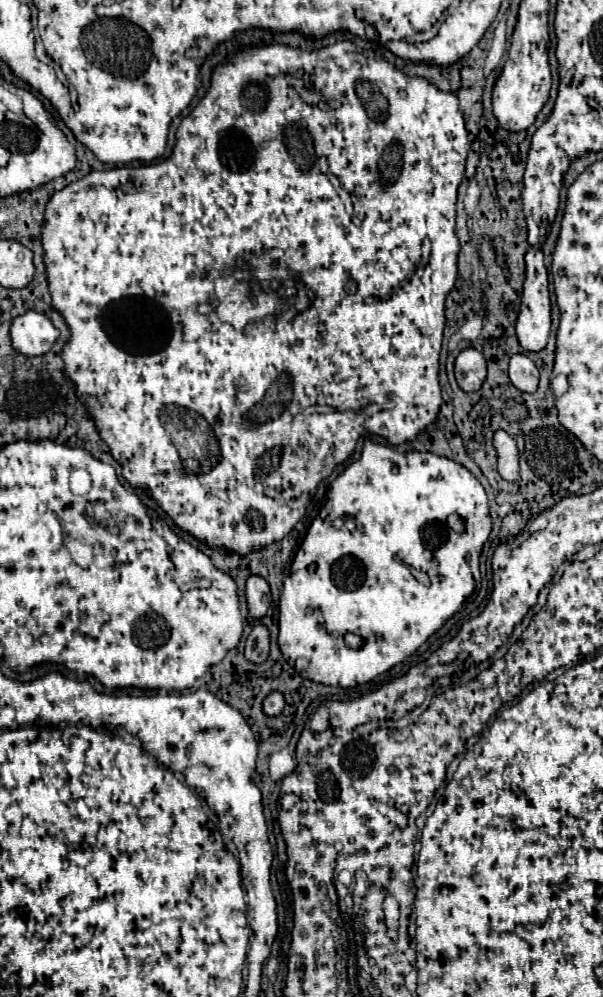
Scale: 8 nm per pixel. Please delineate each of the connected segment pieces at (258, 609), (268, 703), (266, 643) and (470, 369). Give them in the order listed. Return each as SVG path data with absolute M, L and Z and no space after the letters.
M258 575L248 577L248 581L246 581L246 599L248 599L250 615L254 619L262 619L266 615L270 603L272 603L268 583Z
M272 691L263 701L263 712L269 717L279 716L285 707L284 695L280 691Z
M256 625L246 639L244 655L254 664L261 664L270 653L270 635L264 625Z
M474 347L464 349L456 357L456 381L464 391L478 391L486 379L486 359Z

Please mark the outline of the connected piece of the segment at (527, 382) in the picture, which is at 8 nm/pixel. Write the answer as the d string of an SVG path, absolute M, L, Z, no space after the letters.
M518 353L510 359L508 375L512 385L524 393L534 393L538 389L538 369L526 355Z

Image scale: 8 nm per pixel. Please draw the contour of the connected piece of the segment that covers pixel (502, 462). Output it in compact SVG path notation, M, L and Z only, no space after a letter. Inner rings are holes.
M498 429L494 433L494 447L498 451L498 473L506 481L518 479L518 451L514 439L504 431Z

